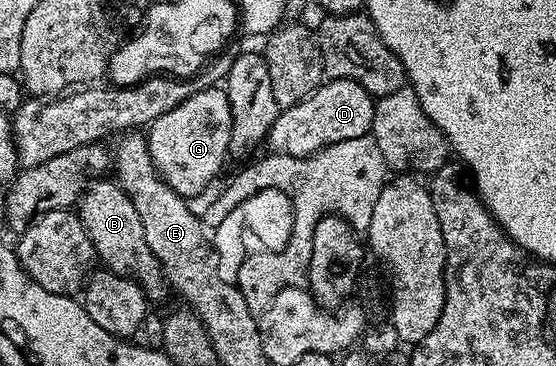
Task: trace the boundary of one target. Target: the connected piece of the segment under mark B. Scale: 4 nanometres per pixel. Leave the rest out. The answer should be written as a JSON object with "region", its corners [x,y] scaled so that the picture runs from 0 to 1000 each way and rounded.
{"region":[[[174,486],[164,495],[140,549],[140,587],[165,656],[174,713],[192,740],[237,757],[268,822],[281,825],[306,809],[306,779],[295,762],[295,740],[288,735],[284,705],[277,705],[277,683],[270,683],[263,664],[263,628],[255,628],[248,574],[241,574],[241,552],[207,489]]]}

